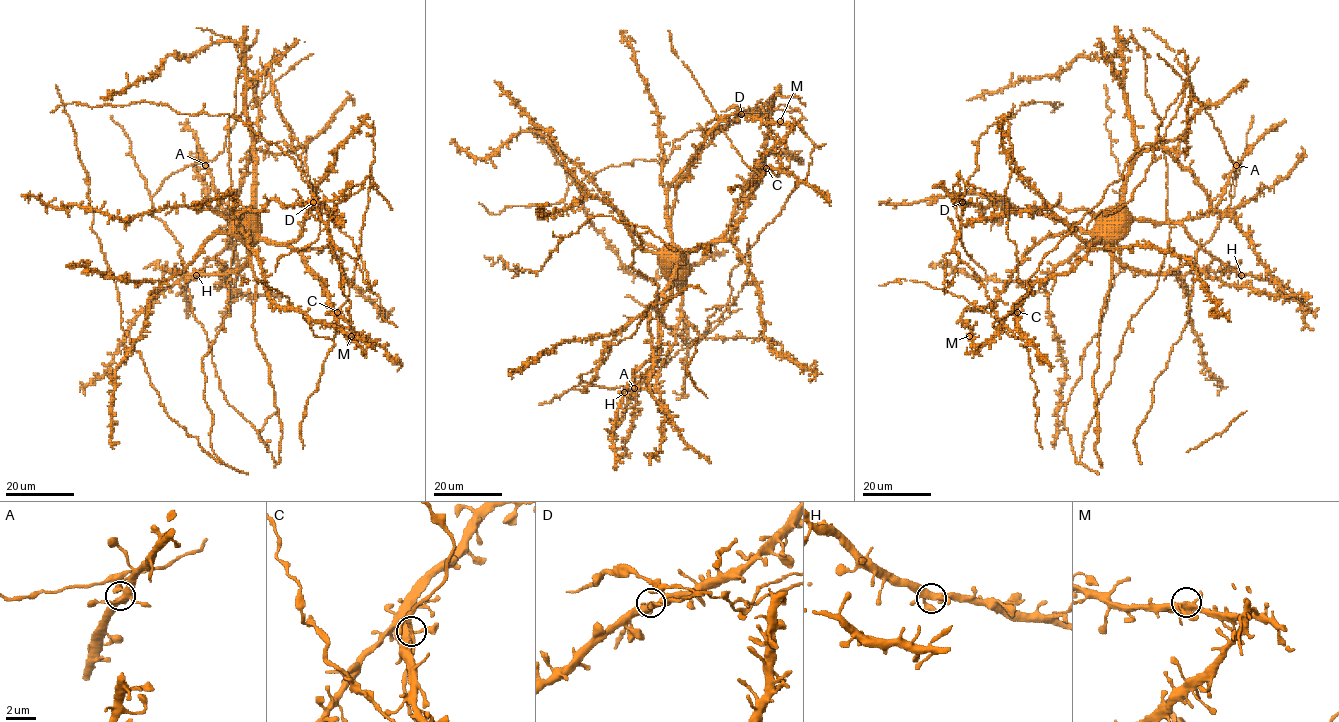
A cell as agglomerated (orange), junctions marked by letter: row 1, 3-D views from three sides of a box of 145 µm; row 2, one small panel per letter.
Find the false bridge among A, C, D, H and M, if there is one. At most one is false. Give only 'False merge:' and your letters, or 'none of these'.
False merge: D

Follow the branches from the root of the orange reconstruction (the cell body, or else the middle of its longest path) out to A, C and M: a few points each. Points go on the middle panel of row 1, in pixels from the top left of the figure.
A: (668, 251), (661, 257), (660, 269), (671, 281), (668, 305), (660, 315), (660, 354), (634, 388)
C: (668, 251), (693, 251), (725, 241), (740, 218), (754, 187), (757, 172), (762, 167), (766, 168)
M: (668, 251), (676, 186), (686, 174), (696, 148), (707, 135), (726, 117), (737, 113), (765, 122), (780, 121)

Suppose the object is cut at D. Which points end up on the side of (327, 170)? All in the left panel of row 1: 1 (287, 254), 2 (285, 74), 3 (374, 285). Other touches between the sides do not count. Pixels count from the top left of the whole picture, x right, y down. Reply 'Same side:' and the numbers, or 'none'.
Same side: 2

